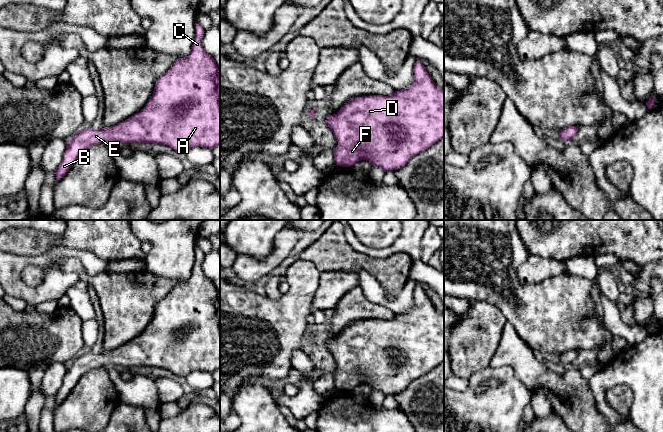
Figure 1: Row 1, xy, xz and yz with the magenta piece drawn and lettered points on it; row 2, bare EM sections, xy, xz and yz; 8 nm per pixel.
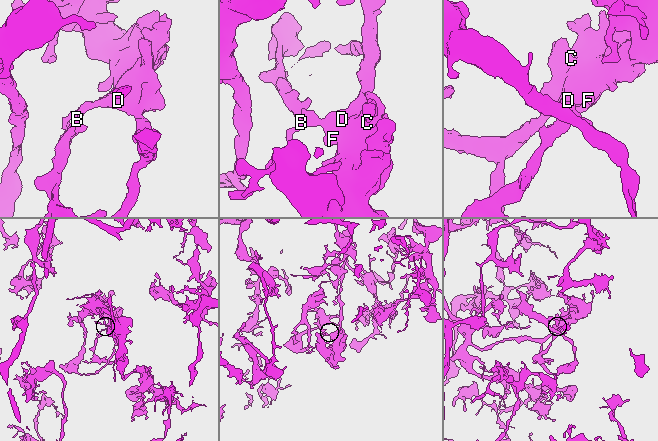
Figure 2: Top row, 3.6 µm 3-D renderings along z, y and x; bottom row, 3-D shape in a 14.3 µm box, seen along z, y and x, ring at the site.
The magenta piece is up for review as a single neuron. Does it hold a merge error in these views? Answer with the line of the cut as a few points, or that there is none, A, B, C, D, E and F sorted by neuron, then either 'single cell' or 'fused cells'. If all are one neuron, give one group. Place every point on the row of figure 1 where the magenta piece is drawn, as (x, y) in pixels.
cut none; groups A B C D E F; single cell

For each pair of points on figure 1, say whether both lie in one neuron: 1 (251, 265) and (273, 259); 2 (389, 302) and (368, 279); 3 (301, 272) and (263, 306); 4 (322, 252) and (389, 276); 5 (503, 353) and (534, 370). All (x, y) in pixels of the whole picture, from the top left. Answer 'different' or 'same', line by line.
1: same
2: same
3: same
4: same
5: same

